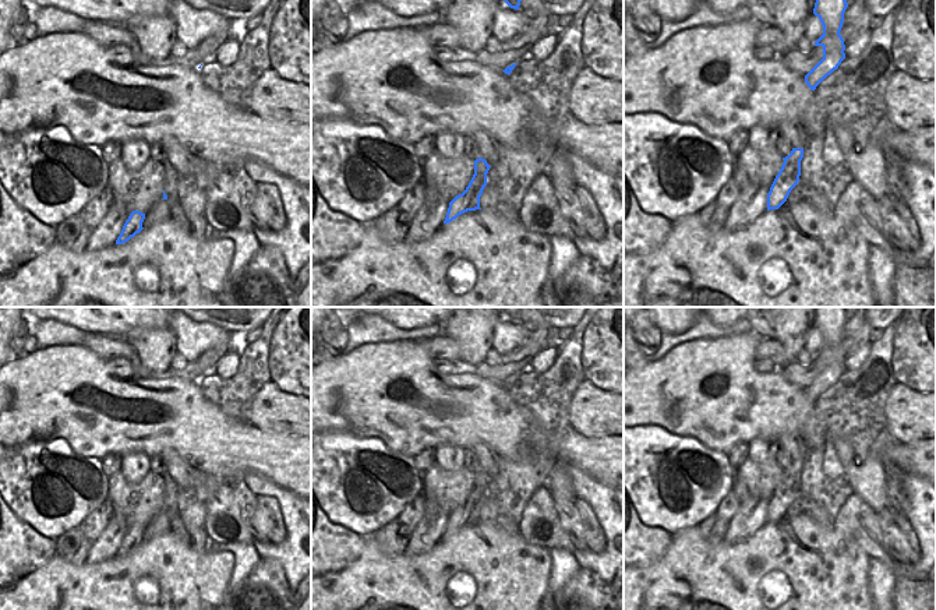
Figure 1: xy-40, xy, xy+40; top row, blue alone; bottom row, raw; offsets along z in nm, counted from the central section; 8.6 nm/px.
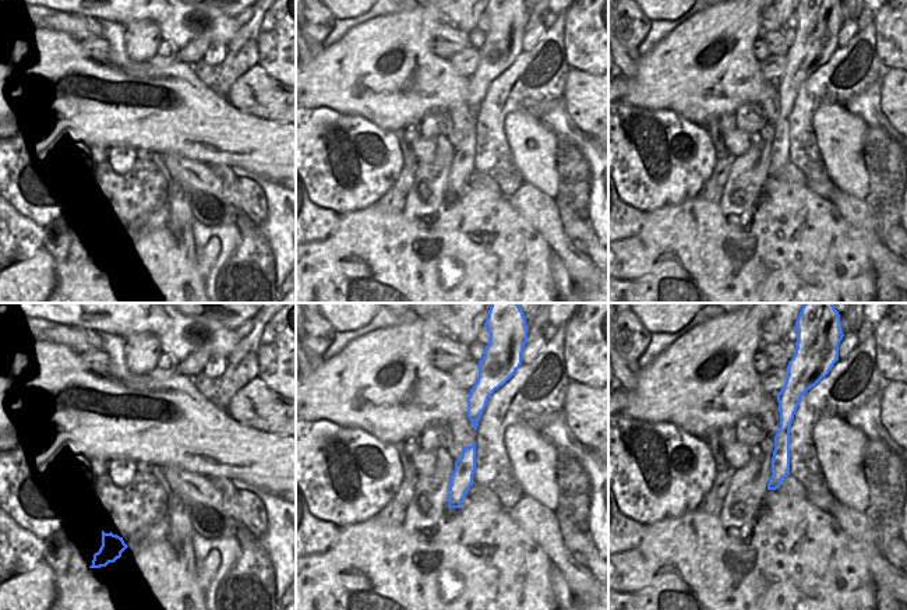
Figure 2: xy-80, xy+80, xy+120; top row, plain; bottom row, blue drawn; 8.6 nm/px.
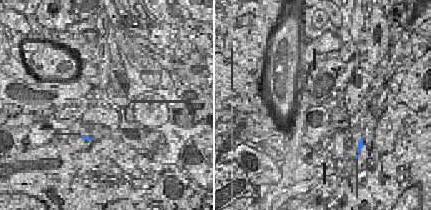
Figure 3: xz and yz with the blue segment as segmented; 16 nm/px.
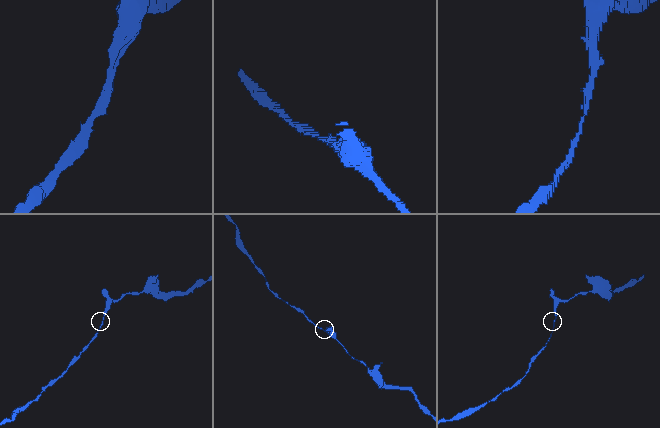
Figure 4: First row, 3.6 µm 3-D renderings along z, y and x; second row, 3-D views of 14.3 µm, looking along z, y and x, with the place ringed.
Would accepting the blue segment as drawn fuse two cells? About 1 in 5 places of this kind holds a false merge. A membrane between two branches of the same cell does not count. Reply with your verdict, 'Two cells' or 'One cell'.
One cell.

